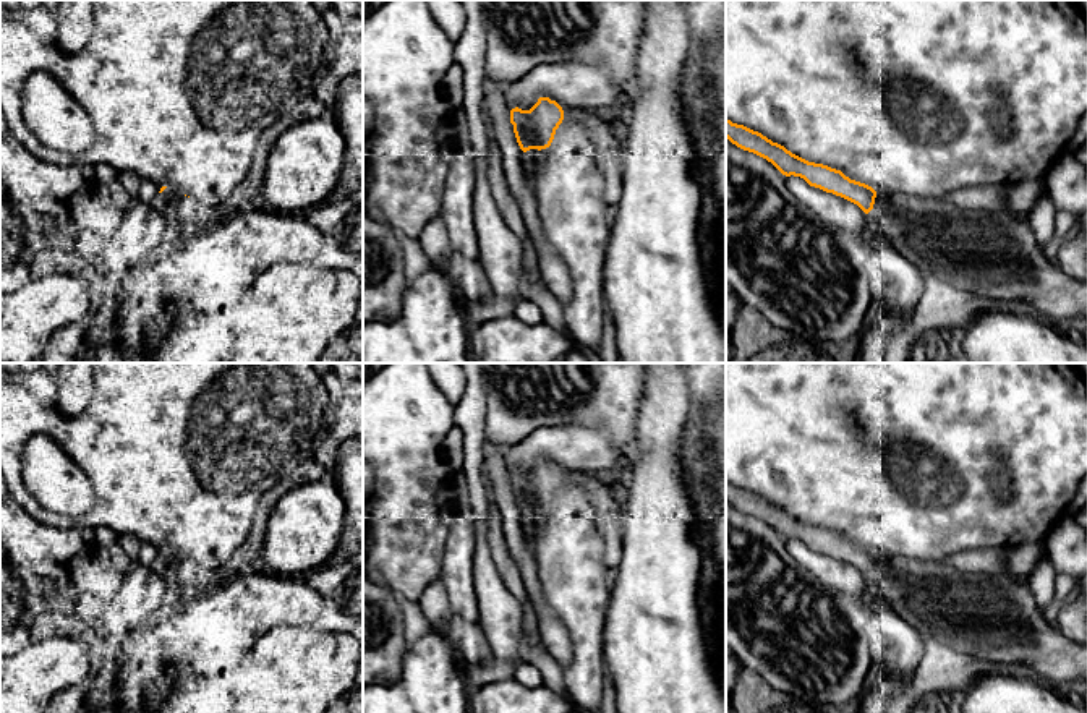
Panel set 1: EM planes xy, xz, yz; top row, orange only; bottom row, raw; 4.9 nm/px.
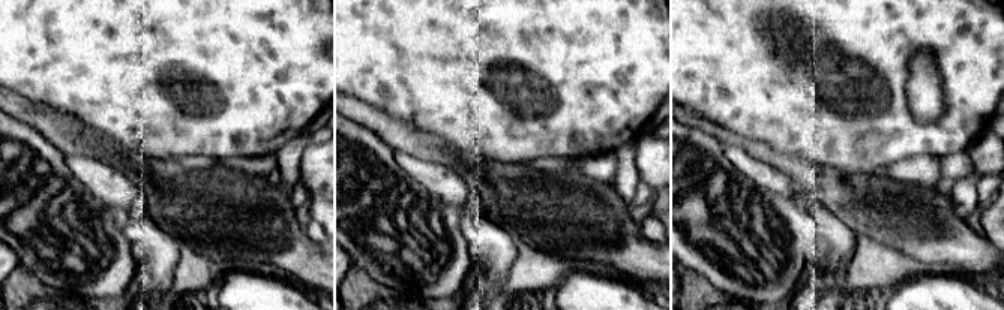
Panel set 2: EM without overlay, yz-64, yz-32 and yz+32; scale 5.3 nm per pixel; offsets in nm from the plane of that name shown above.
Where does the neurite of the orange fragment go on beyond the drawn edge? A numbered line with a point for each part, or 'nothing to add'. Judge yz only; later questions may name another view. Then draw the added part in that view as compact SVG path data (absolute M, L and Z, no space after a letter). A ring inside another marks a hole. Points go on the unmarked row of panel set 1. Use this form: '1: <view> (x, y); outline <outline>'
1: yz (995, 618); outline M876 556L867 580L873 593L923 637L935 637L951 648L1004 669L1022 669L1055 689L1074 681L1087 684L1087 645L1077 645L1051 627L1029 585L1019 583L1012 575L961 572L943 562Z

